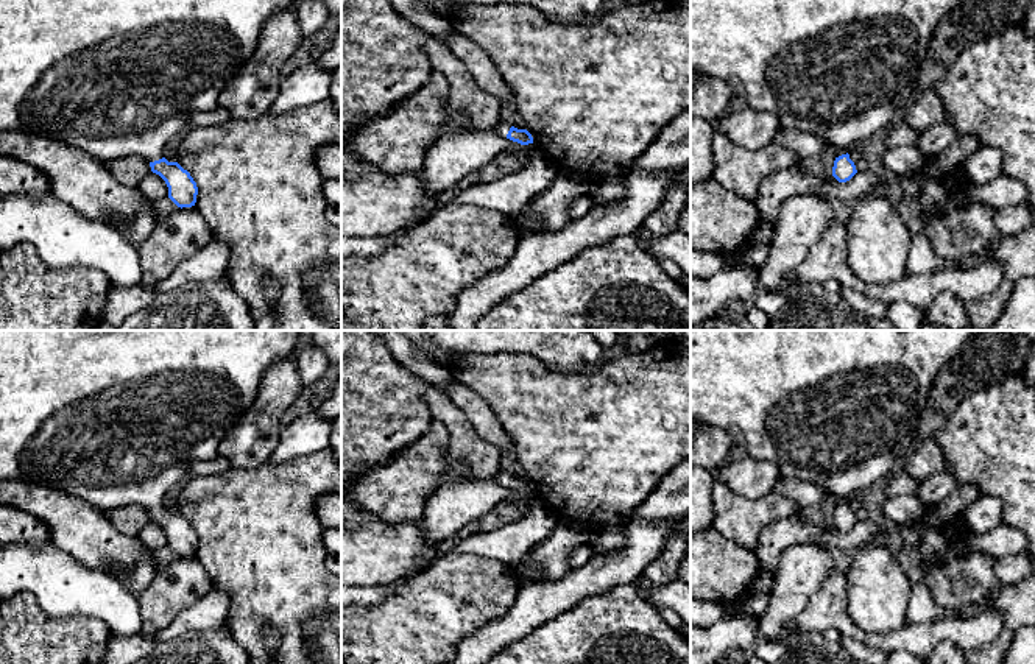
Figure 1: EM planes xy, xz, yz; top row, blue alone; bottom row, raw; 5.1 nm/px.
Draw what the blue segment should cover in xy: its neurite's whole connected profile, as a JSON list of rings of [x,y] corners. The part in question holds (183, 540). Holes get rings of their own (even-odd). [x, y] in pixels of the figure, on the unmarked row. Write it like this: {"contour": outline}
{"contour": [[[0,330],[0,480],[20,480],[33,485],[58,488],[106,513],[128,505],[140,505],[150,511],[151,521],[165,530],[168,547],[181,558],[192,556],[195,555],[198,544],[196,532],[178,511],[168,511],[164,507],[164,499],[175,485],[185,480],[187,471],[193,461],[206,461],[218,455],[218,447],[221,446],[223,438],[243,418],[257,397],[267,369],[295,351],[299,332],[301,330]]]}

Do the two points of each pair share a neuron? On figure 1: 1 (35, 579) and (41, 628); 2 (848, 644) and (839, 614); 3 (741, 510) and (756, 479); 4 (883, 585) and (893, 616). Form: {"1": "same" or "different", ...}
{"1": "different", "2": "different", "3": "different", "4": "same"}

